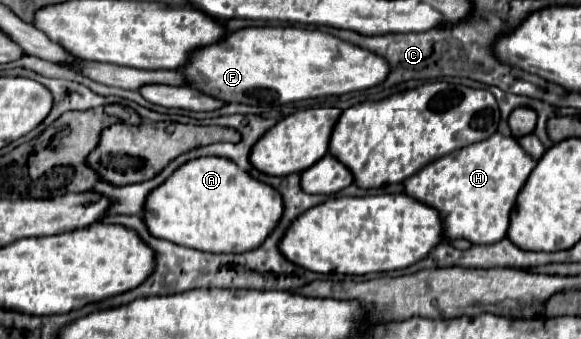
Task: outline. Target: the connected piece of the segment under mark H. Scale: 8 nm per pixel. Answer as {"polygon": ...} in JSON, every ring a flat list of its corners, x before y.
{"polygon":[[499,131,493,133,493,137,477,143,477,145,467,145,465,149,457,149,457,153,449,153,433,163,429,163,421,173,409,177,405,181,405,193,411,195,413,199,435,207,441,213,441,221,445,227,445,237,447,239,467,239,471,243,495,243,507,237,509,229,509,215,511,209,517,201,519,191,527,183,531,171,535,169,537,161,517,145,515,137,505,137]]}

